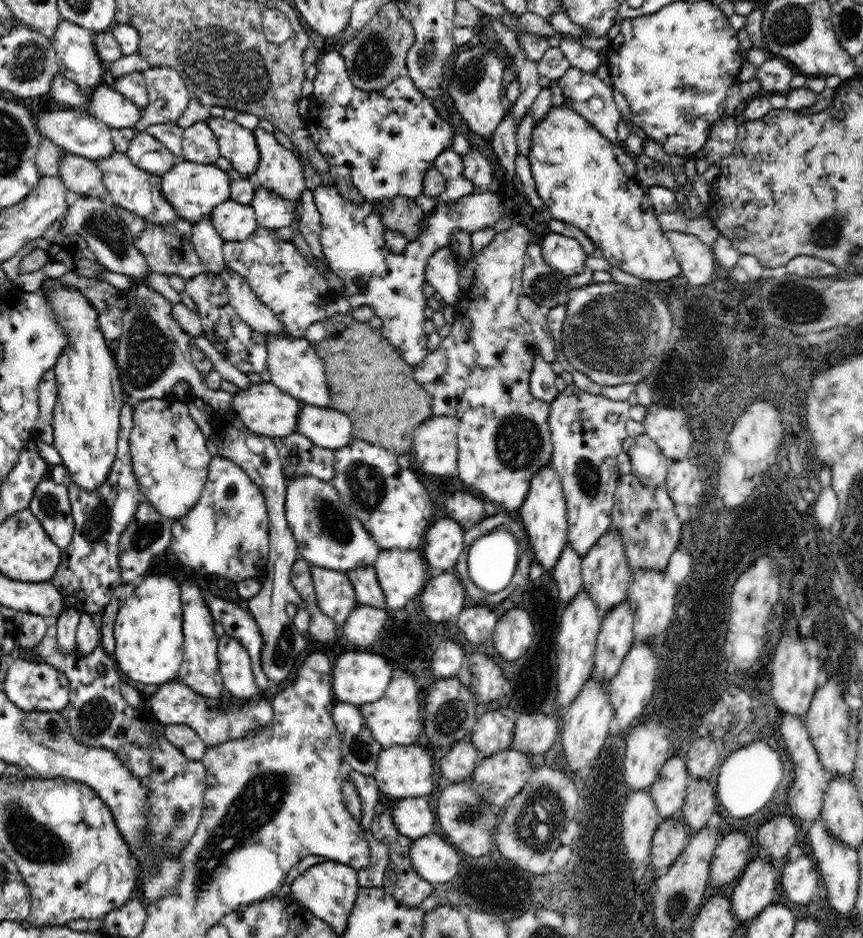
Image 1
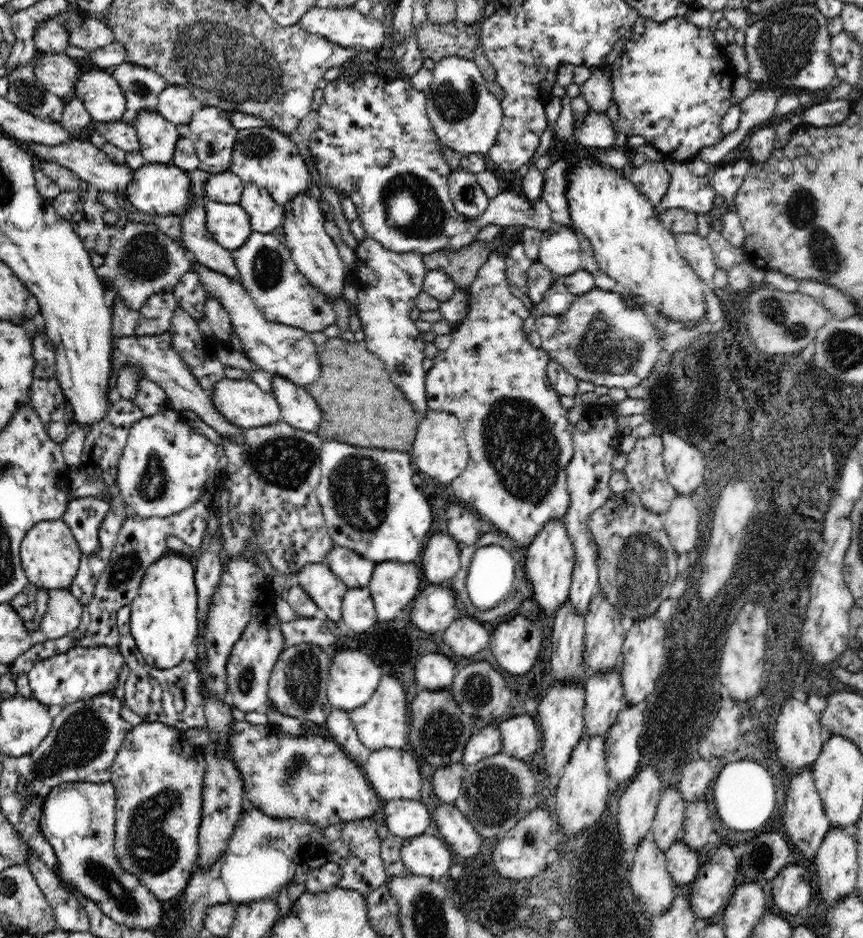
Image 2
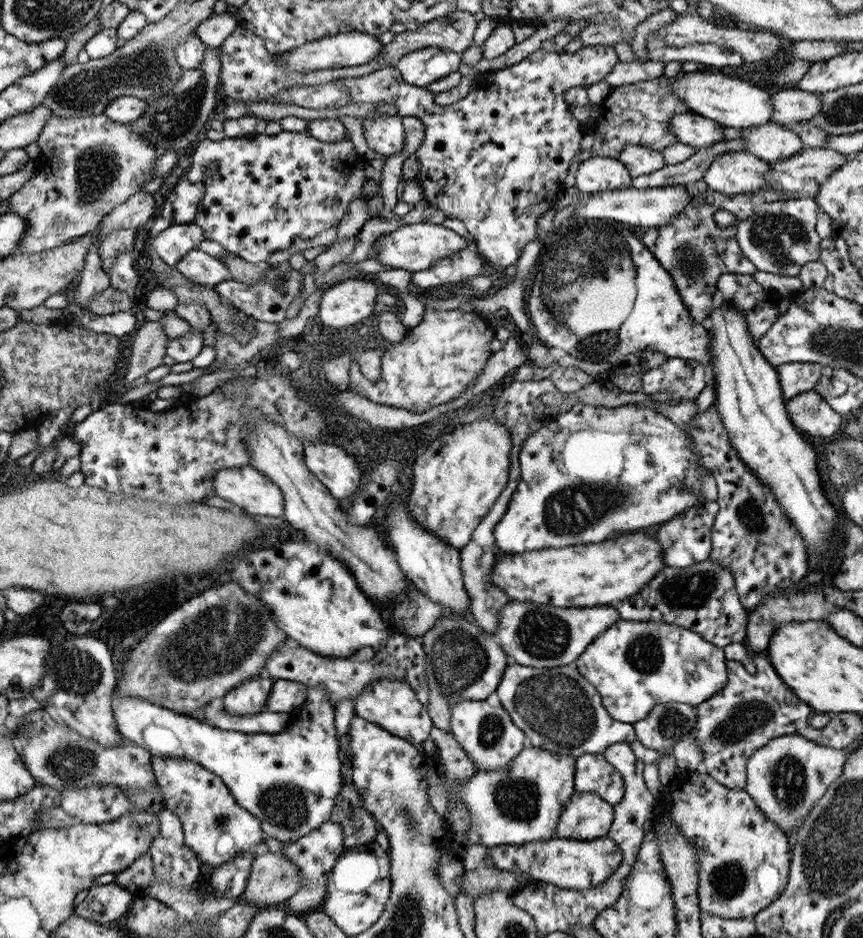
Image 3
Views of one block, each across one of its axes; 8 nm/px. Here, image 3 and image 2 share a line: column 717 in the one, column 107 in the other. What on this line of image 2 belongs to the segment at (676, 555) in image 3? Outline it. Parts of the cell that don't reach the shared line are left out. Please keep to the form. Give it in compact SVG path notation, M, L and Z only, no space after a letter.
M76 498L66 504L62 520L70 526L82 554L92 554L100 546L98 526L104 520L108 506L98 498Z

